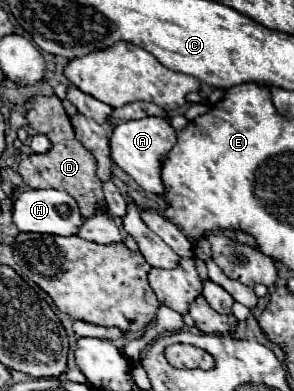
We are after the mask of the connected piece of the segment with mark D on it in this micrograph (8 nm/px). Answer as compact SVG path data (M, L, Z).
M40 96L40 98L32 98L28 104L28 120L30 126L36 132L46 134L54 148L44 152L44 154L32 154L26 160L20 162L20 176L24 180L26 186L30 188L56 188L56 190L64 190L68 192L80 206L80 214L84 218L94 216L94 208L98 204L104 204L104 196L102 196L102 182L96 178L96 158L92 156L92 152L88 152L76 138L68 120L66 110L62 108L62 102L56 96Z

